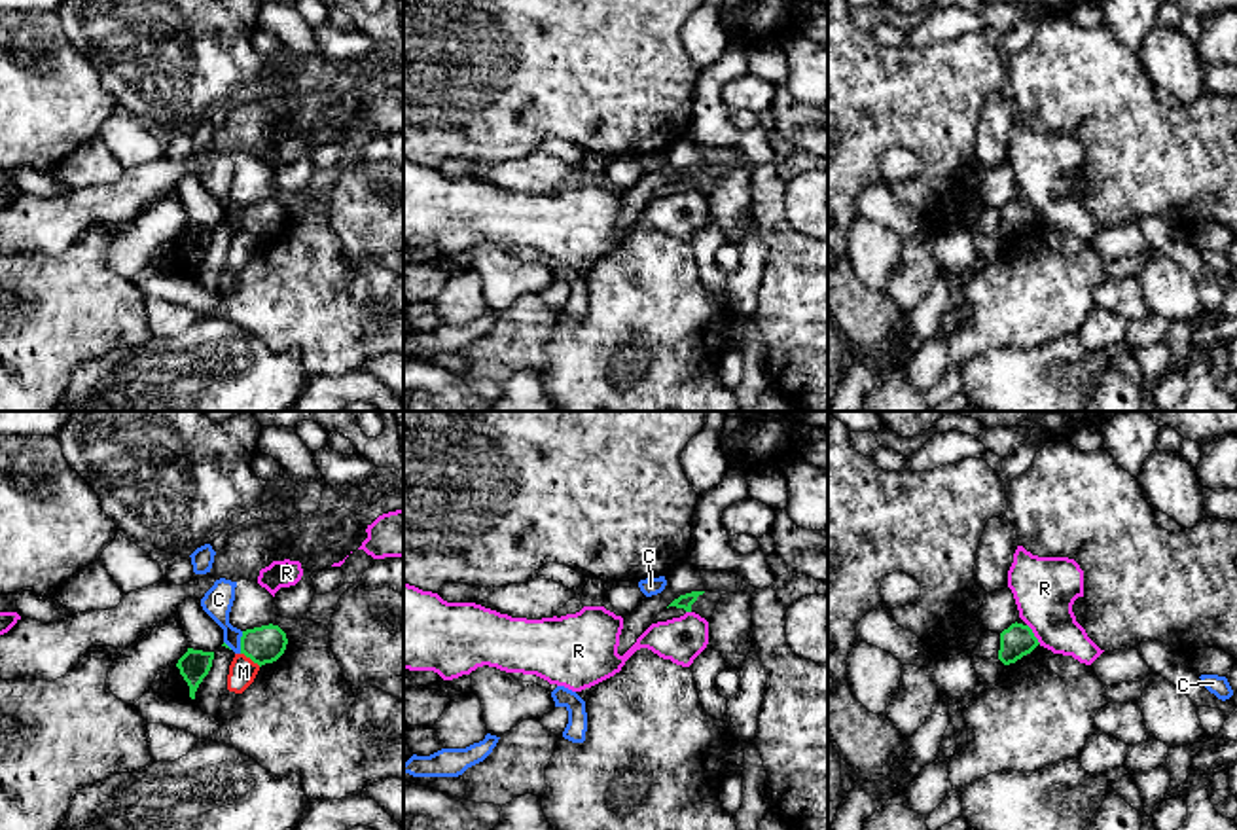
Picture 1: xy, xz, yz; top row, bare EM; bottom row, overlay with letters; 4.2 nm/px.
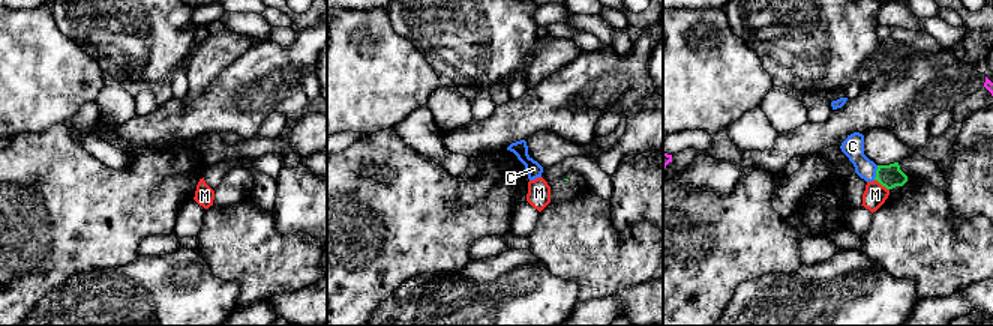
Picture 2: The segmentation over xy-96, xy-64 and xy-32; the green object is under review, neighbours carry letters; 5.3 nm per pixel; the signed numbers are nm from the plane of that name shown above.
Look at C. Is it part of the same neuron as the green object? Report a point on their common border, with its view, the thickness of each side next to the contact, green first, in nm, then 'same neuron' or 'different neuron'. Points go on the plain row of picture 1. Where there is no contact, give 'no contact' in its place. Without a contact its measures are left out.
contact xy (241, 218); calibres 160 and 120 nm; different neuron

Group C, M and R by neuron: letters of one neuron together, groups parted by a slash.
C / M / R

